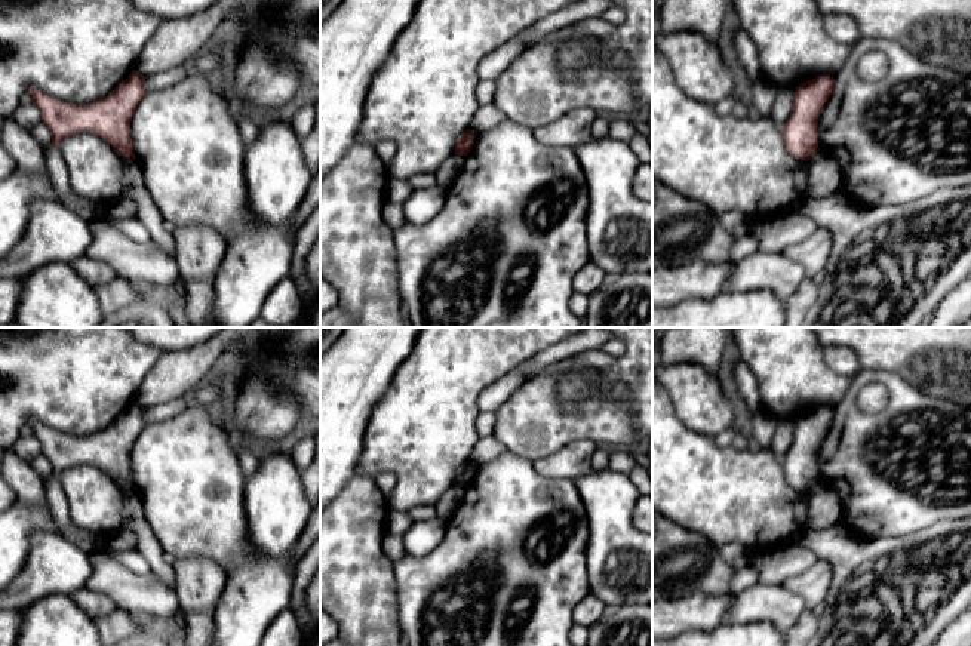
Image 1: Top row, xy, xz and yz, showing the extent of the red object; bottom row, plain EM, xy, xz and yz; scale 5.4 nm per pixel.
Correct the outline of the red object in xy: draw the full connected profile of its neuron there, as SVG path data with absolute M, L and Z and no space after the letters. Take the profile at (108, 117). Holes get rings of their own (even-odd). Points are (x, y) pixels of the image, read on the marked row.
M132 71L107 96L89 104L68 104L31 86L28 93L40 110L42 123L52 132L52 144L74 133L90 132L104 138L119 156L135 160L130 136L132 116L145 95L145 77Z

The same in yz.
M820 76L796 87L792 113L781 126L783 139L790 156L809 160L820 151L817 123L824 104L836 89L836 80Z

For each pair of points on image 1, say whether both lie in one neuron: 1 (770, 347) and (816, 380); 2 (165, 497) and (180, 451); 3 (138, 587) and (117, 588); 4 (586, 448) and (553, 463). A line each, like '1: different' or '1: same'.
1: same
2: same
3: same
4: same

